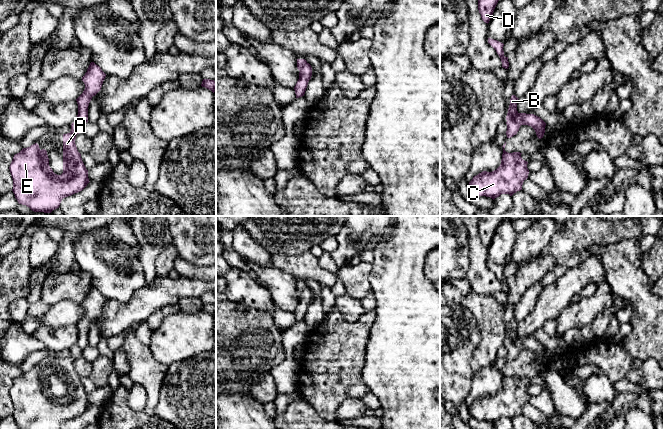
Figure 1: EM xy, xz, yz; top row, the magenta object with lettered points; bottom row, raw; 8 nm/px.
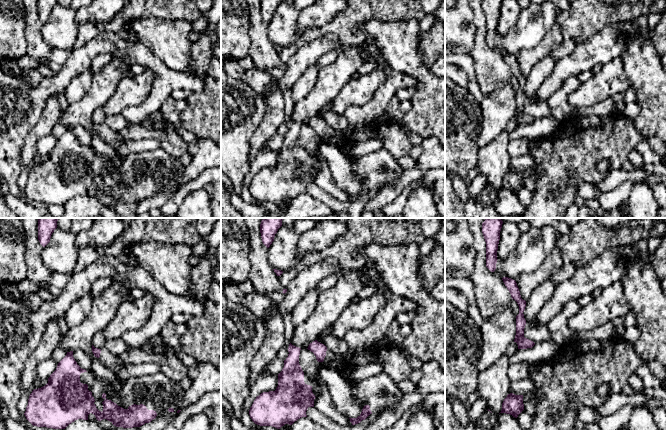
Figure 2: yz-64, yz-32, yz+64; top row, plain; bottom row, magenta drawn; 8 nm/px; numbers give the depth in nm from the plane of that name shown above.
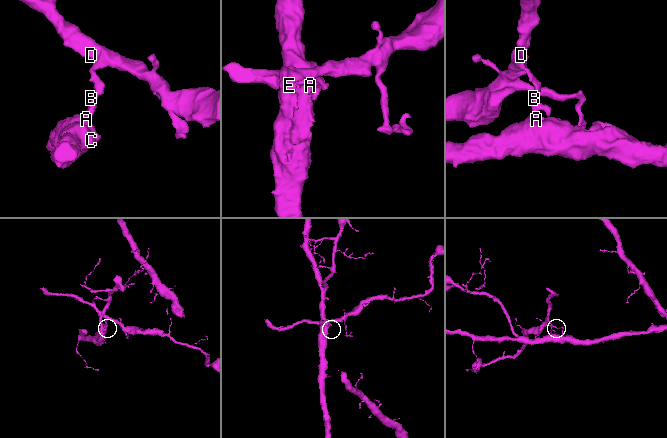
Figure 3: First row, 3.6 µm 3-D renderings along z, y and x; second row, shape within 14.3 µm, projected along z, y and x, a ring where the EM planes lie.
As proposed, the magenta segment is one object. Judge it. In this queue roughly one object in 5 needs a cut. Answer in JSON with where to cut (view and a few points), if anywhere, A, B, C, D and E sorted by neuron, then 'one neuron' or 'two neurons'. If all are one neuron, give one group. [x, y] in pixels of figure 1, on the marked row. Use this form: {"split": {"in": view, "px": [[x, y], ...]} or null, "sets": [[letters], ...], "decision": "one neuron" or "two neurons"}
{"split": {"in": "yz", "px": [[508, 112], [520, 125]]}, "sets": [["A", "C", "E"], ["B", "D"]], "decision": "two neurons"}

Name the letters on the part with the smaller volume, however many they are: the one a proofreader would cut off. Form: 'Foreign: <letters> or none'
Foreign: B, D

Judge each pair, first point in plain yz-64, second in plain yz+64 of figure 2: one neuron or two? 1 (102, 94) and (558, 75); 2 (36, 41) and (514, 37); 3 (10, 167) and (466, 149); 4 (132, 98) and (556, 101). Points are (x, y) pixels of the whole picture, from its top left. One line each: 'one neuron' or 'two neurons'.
1: one neuron
2: two neurons
3: one neuron
4: two neurons

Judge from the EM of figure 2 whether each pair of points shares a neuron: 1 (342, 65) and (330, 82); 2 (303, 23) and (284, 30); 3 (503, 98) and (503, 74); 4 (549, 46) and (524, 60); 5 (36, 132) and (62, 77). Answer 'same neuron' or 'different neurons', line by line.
1: same neuron
2: different neurons
3: different neurons
4: same neuron
5: different neurons

